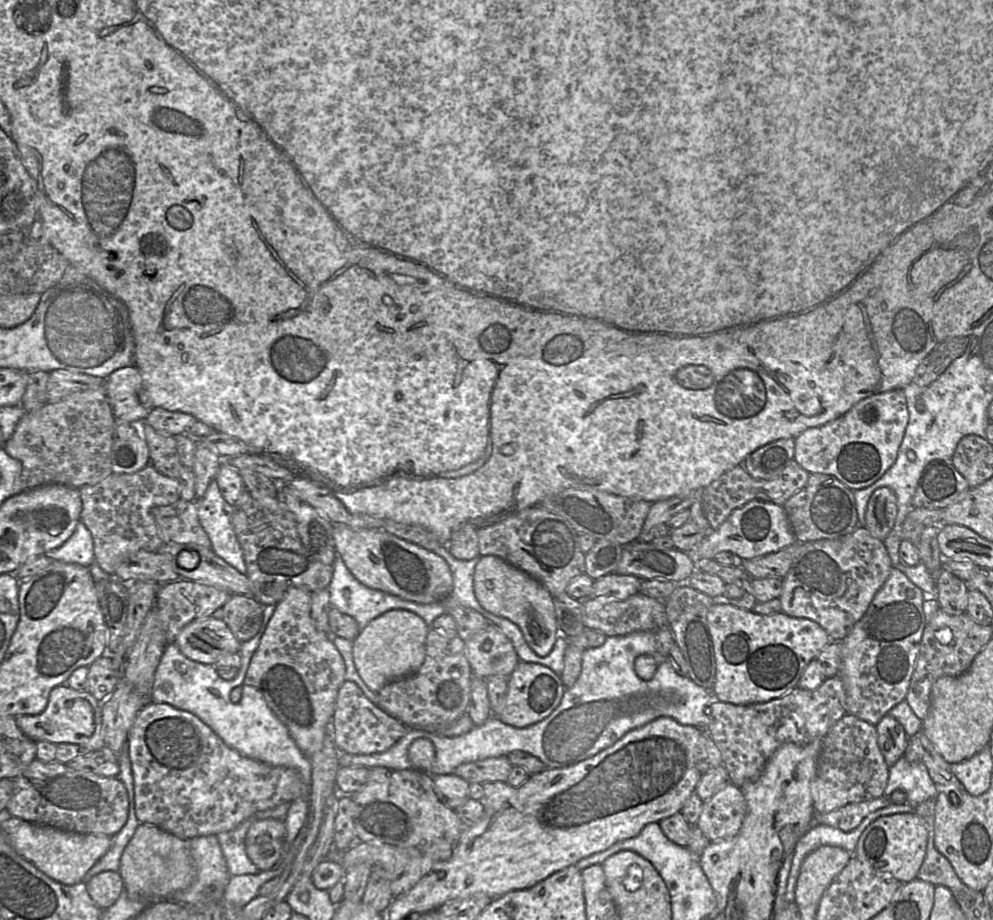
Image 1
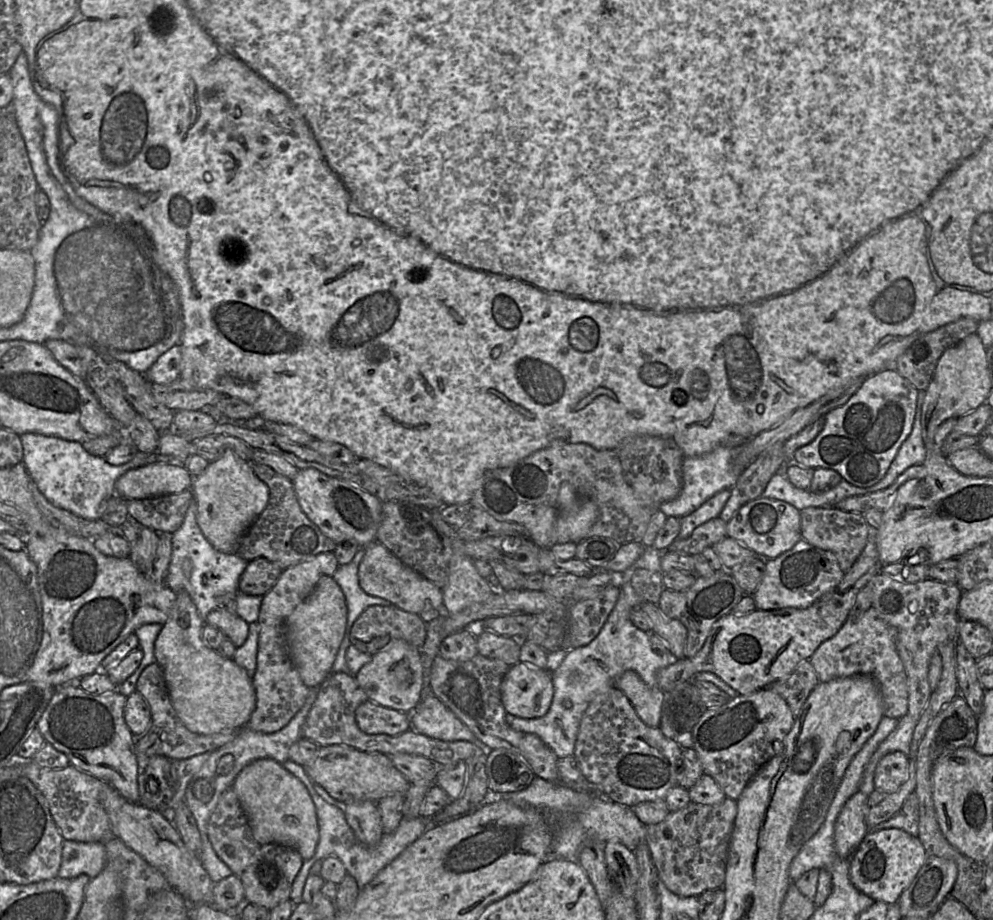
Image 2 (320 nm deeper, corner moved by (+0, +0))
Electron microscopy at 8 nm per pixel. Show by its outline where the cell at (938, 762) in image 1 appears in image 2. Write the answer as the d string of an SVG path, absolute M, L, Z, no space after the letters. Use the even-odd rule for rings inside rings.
M877 573L868 583L867 585L869 585L872 588L873 591L873 602L872 602L872 607L874 607L876 609L876 611L878 612L878 614L880 615L880 617L890 626L890 628L892 628L892 635L893 638L895 640L895 644L896 644L896 650L898 652L898 655L903 663L904 666L904 670L907 676L907 686L908 686L908 714L910 716L912 716L915 720L918 720L923 712L923 710L925 709L929 698L931 696L931 693L933 691L931 691L930 686L929 686L929 681L928 681L928 670L929 670L929 664L930 664L930 660L931 657L933 656L933 654L938 651L938 645L947 641L947 640L954 640L955 644L956 644L956 638L958 638L958 627L959 627L959 621L960 618L958 617L958 605L960 602L960 598L962 595L962 590L961 588L957 585L957 584L953 584L953 583L944 583L944 582L940 582L937 580L933 580L933 579L926 579L923 581L918 581L915 583L903 583L900 582L884 573Z

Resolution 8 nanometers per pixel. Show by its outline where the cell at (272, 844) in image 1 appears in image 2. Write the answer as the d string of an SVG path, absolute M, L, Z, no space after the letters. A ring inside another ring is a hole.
M269 758L255 760L240 771L231 787L258 843L293 848L304 861L313 857L319 841L314 803L305 785L281 763Z

